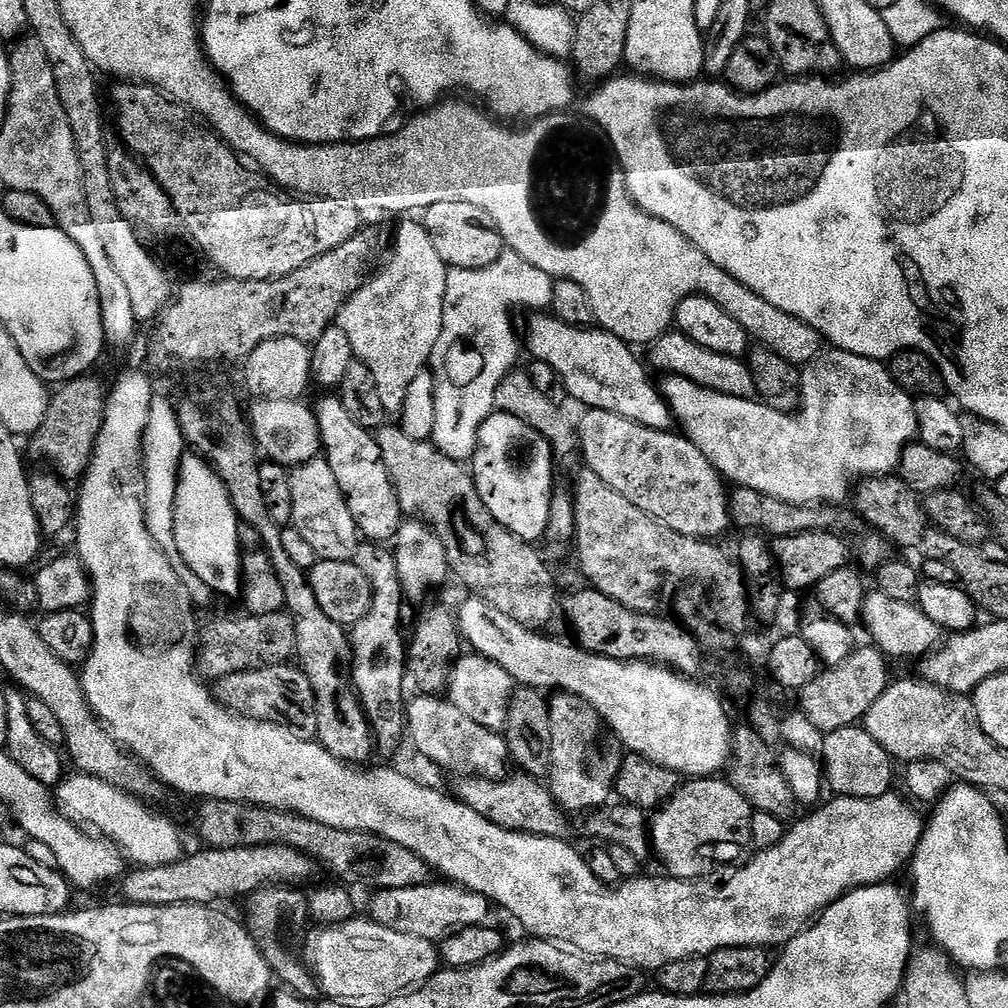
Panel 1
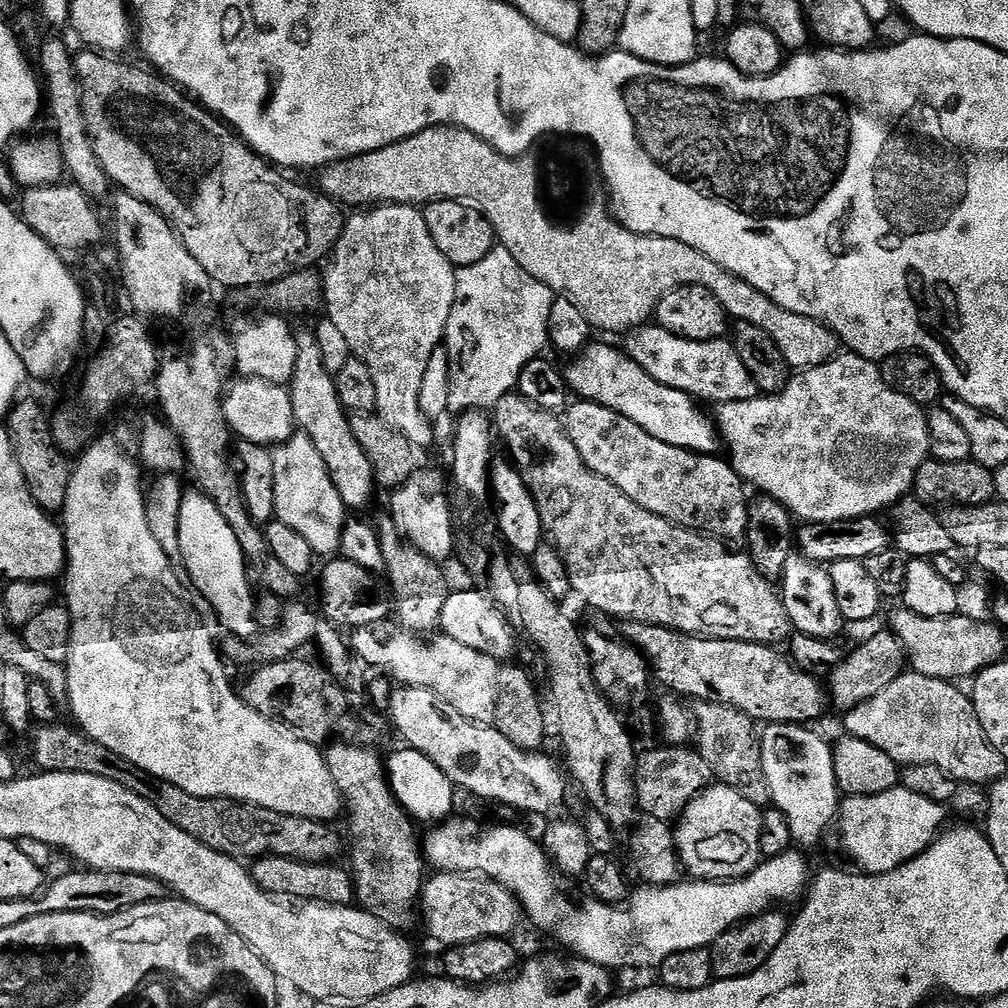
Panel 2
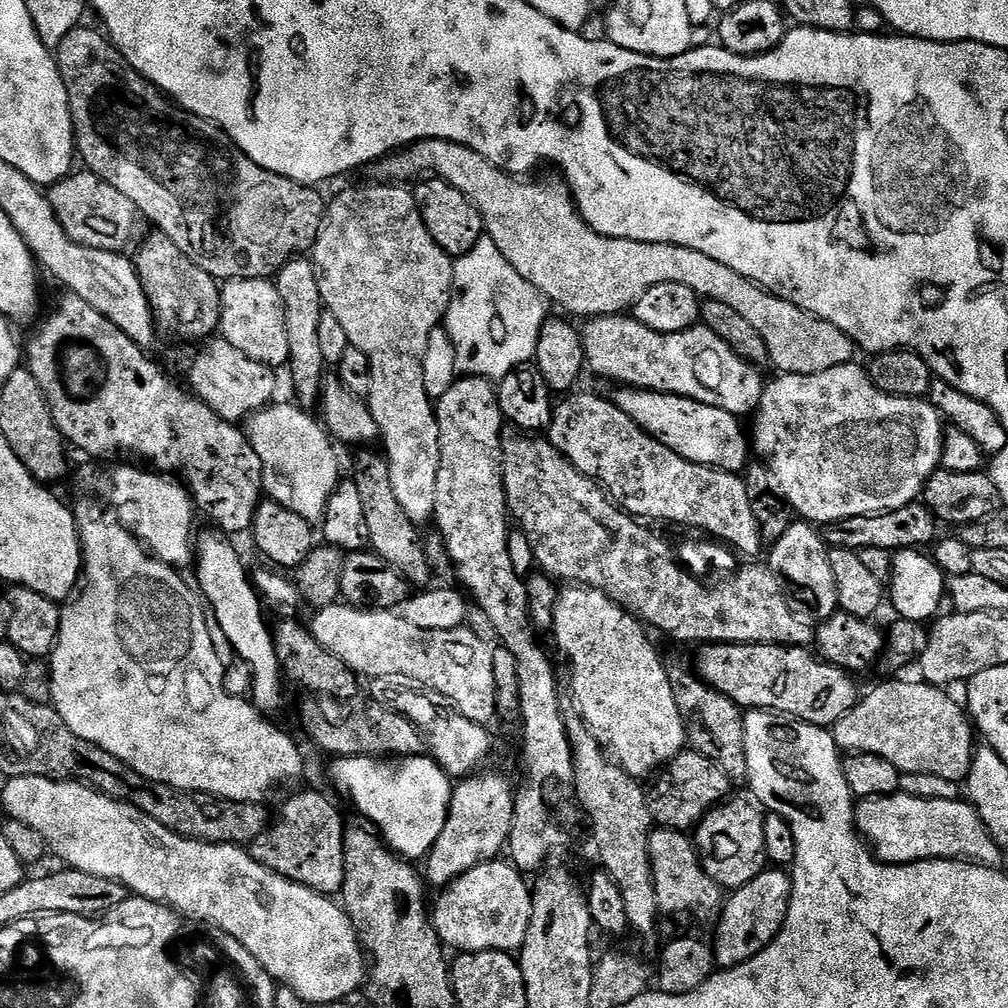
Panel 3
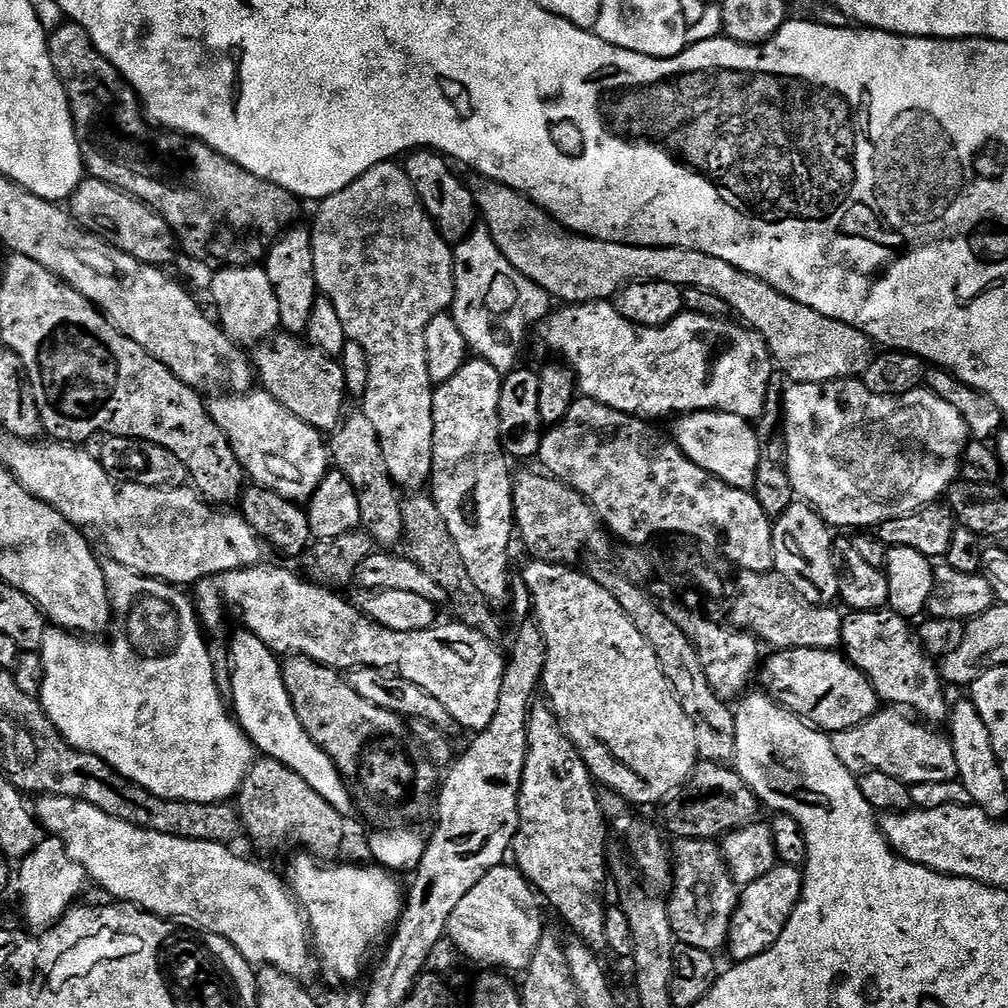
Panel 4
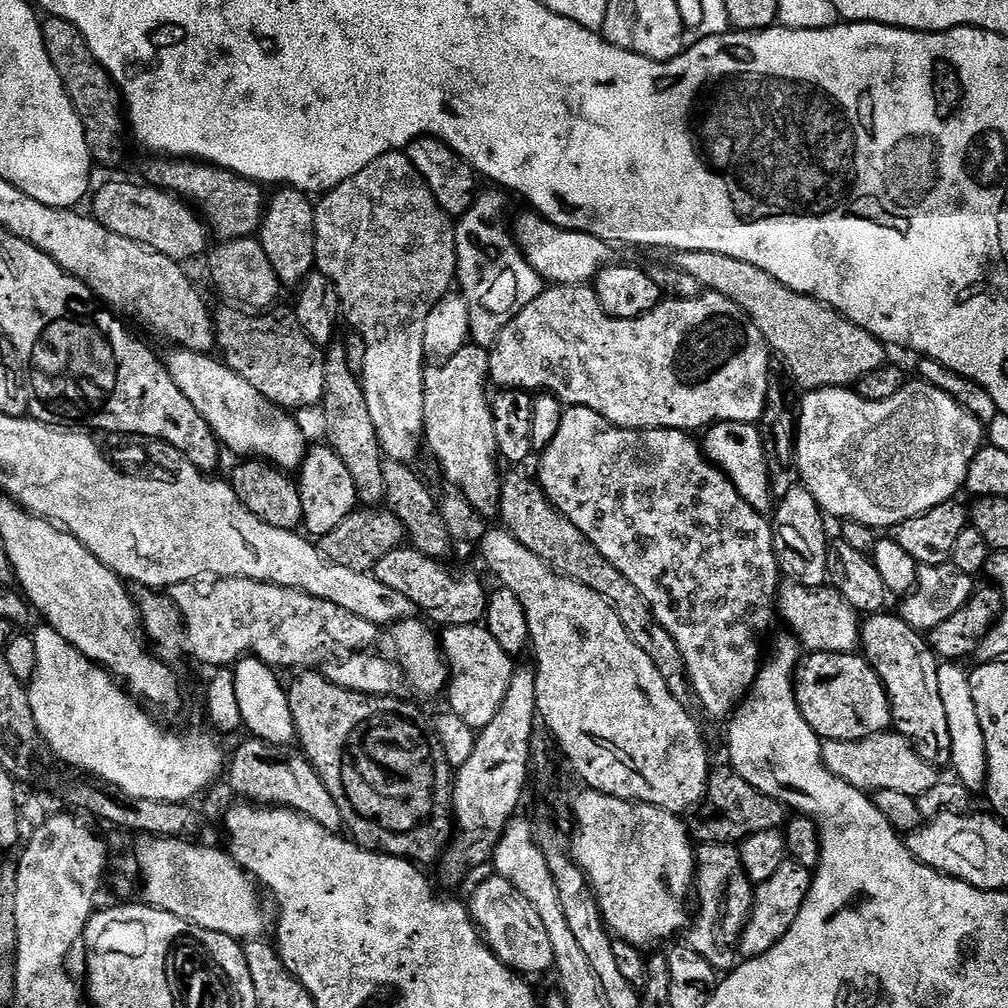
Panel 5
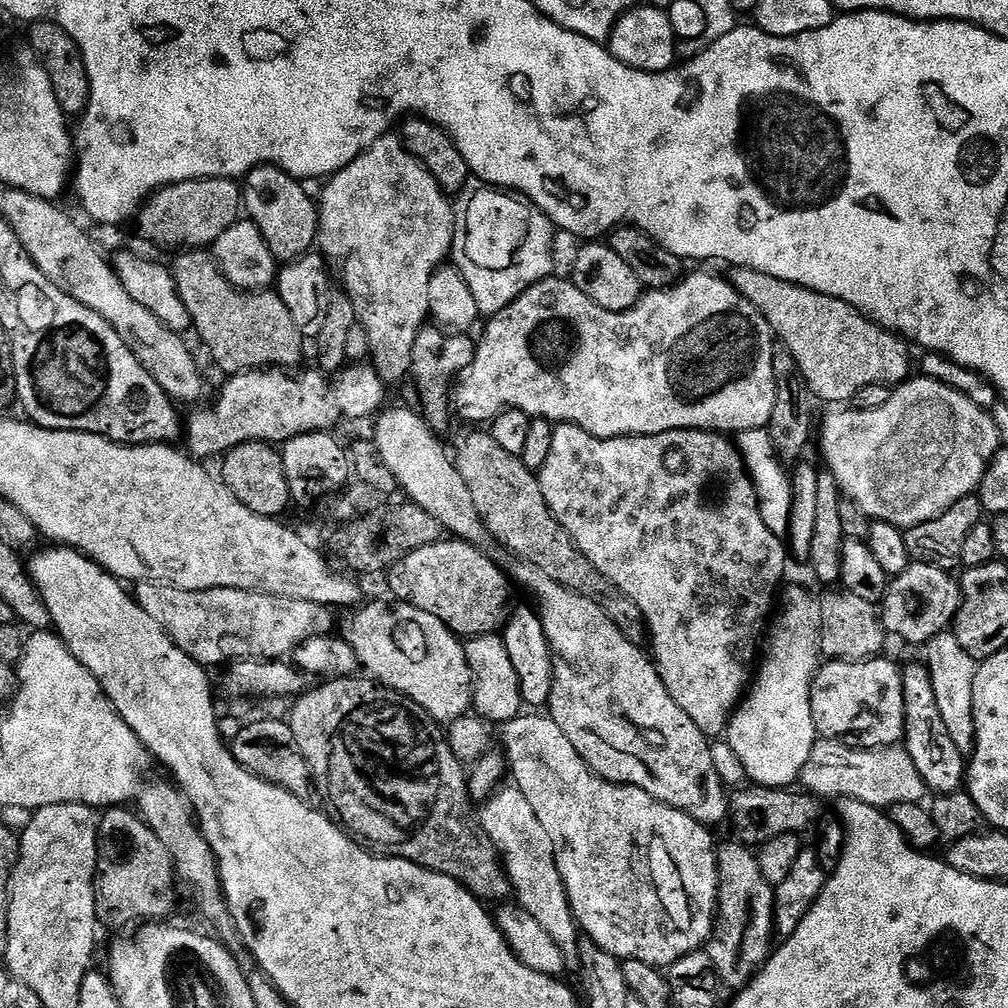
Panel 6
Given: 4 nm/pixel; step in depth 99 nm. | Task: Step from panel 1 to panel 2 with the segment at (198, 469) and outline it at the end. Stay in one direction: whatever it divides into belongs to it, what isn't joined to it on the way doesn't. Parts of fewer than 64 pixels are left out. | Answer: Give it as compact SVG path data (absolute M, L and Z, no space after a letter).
M199 490L184 493L184 500L180 504L178 542L184 555L182 568L186 576L188 571L190 584L192 579L191 587L200 591L199 599L203 603L214 606L215 619L220 620L221 626L225 628L223 631L242 640L250 640L257 635L257 597L252 596L250 569L244 563L242 546L238 546L238 537L234 530L230 530L230 522L226 522L222 510L218 510L218 506Z

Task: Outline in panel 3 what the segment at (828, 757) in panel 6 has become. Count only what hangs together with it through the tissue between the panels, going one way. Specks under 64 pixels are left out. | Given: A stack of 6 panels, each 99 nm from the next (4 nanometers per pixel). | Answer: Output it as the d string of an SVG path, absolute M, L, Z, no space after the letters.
M900 678L888 679L892 680L878 685L865 696L863 693L857 699L854 710L850 710L850 714L832 725L830 731L837 748L844 754L865 752L878 758L886 758L886 762L893 764L902 774L938 774L938 778L967 781L978 740L965 705L961 701L959 704L954 697L947 696L943 687L927 682L915 684L912 680L896 680Z

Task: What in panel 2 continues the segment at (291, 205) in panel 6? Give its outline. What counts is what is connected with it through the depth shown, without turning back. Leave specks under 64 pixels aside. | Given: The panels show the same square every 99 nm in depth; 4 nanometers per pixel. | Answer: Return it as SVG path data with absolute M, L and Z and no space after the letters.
M297 327L295 334L296 345L300 349L298 350L298 362L294 366L290 391L292 393L292 405L294 406L297 425L302 429L303 435L308 436L310 442L314 442L314 446L318 446L318 454L322 454L322 458L326 462L326 470L330 470L334 486L338 486L338 494L342 494L342 502L345 509L368 508L371 506L376 492L378 493L376 475L372 469L370 458L366 458L366 450L362 450L362 446L358 446L358 438L354 438L354 430L352 429L349 413L338 398L334 374L330 370L326 370L326 362L322 362L322 350L318 350L318 338L315 331L311 327Z

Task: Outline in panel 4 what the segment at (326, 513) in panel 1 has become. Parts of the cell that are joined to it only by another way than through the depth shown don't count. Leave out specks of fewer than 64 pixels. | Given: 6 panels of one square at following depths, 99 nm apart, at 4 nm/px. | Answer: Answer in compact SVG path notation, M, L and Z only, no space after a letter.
M249 390L247 392L228 392L216 396L213 400L207 401L208 413L222 434L230 442L236 457L239 458L240 464L243 465L245 473L252 476L257 485L262 488L269 488L282 498L295 500L297 502L306 502L322 486L322 478L330 471L330 444L327 439L314 426L302 422L286 406L279 404L271 394L263 390Z

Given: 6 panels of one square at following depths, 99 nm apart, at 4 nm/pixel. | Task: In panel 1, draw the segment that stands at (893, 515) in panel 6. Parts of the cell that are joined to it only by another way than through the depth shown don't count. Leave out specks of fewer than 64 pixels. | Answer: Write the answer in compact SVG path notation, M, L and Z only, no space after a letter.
M828 350L816 357L810 364L803 365L802 368L802 407L793 412L779 412L771 408L769 404L761 402L759 399L738 398L725 392L717 392L714 388L706 388L703 384L694 382L685 376L668 374L663 377L664 381L659 381L658 387L660 395L668 403L668 409L673 414L675 423L680 424L679 431L688 437L706 458L724 477L725 481L741 488L749 488L755 492L761 492L764 496L769 496L775 500L782 500L787 504L798 504L801 506L840 506L844 499L849 499L854 485L865 479L878 476L893 475L900 467L900 459L904 453L904 447L913 443L917 439L918 429L916 427L916 406L913 397L909 396L898 382L894 382L891 371L881 361L862 358L858 354L841 352L839 350Z

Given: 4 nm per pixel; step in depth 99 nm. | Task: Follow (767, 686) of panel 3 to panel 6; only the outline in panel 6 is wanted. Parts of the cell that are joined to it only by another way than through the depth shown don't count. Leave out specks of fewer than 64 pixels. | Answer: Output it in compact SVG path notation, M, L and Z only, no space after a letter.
M828 660L812 678L810 710L817 737L838 740L848 748L890 748L904 739L904 674L892 660Z

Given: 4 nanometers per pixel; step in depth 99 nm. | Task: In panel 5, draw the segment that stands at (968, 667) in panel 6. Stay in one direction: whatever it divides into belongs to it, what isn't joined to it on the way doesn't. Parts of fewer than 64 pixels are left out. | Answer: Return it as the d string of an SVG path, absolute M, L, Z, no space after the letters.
M956 662L941 663L938 670L938 695L942 697L942 706L946 709L946 723L950 725L950 750L952 751L951 771L956 771L955 779L968 787L973 794L985 791L988 783L988 755L986 754L986 738L982 738L982 725L978 723L978 710L974 706L974 690L970 690L970 675L963 672Z

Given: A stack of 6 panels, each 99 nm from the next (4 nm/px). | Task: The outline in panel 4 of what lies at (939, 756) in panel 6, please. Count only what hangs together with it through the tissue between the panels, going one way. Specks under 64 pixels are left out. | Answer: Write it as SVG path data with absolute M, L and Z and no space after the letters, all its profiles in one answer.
M891 610L849 611L842 626L842 652L859 672L868 675L877 697L885 705L917 708L925 721L940 726L950 715L949 701L944 701L946 685L937 661L924 651L919 635L908 624L911 623L905 617Z

